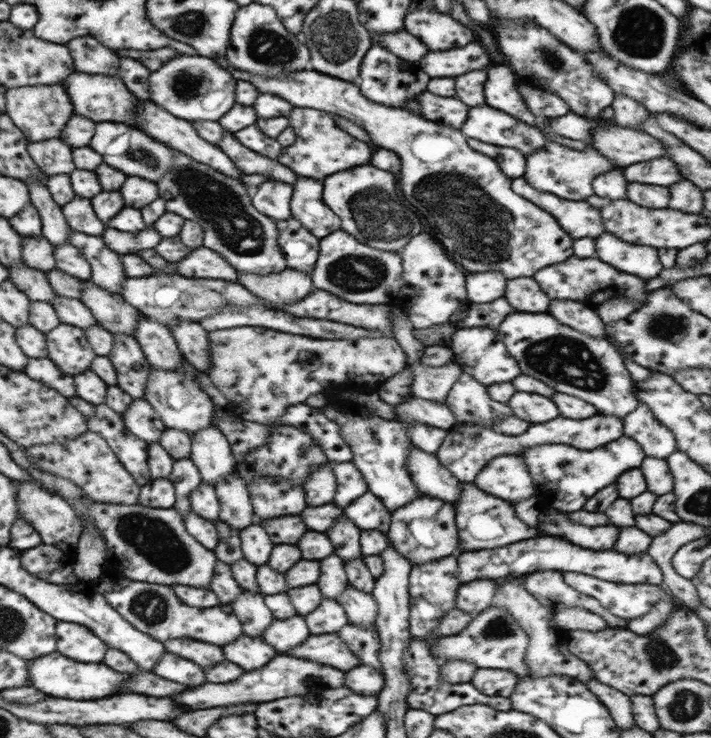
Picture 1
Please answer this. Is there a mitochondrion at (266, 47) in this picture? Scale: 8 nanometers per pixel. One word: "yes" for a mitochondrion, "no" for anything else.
yes

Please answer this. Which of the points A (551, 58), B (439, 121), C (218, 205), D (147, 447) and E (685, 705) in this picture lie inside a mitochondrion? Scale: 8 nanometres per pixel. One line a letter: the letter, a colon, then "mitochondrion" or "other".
A: mitochondrion
B: other
C: mitochondrion
D: other
E: mitochondrion

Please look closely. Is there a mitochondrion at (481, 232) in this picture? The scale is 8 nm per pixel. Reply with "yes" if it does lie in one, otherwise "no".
yes

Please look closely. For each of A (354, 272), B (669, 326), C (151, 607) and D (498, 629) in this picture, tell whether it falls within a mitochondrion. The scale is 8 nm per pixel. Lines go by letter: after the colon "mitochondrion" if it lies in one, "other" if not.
A: mitochondrion
B: mitochondrion
C: mitochondrion
D: mitochondrion

